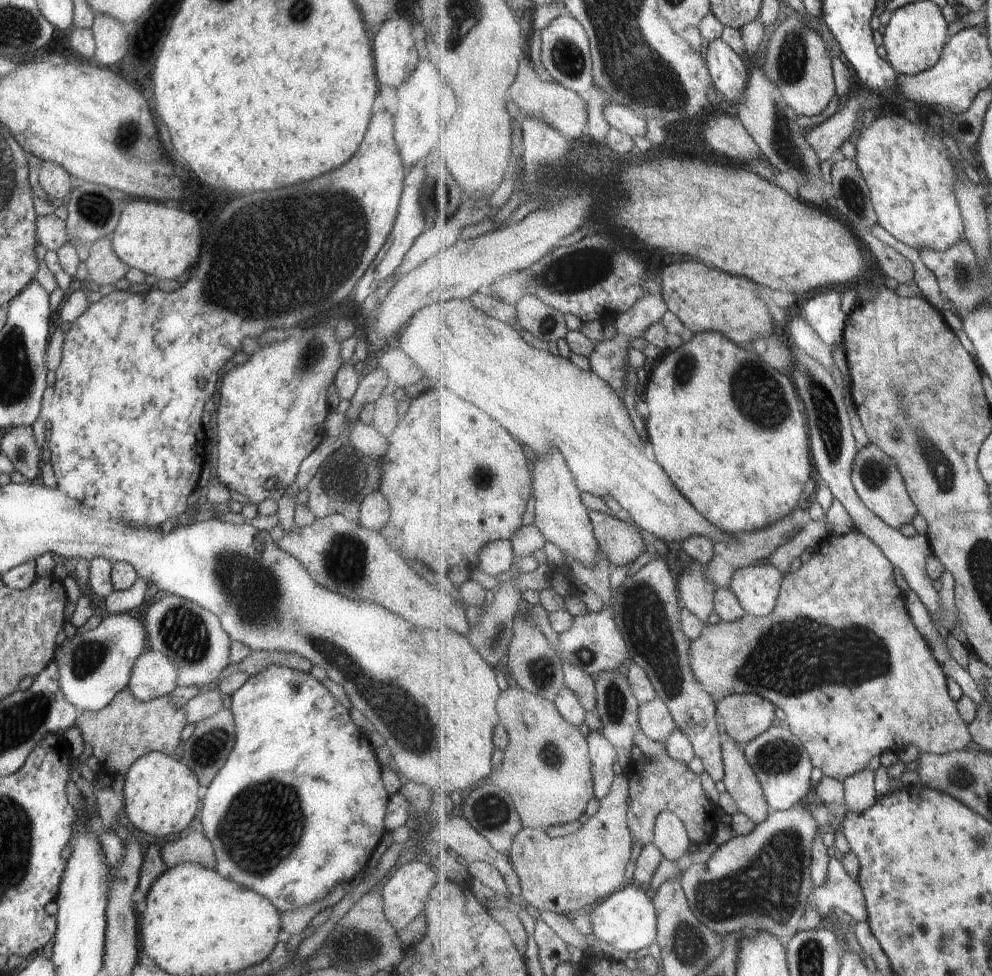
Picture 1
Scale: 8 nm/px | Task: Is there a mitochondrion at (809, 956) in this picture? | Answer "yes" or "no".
yes

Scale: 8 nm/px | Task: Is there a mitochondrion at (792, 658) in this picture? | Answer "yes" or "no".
yes

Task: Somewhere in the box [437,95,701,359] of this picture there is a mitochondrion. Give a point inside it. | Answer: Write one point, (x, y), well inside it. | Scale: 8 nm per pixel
(575, 274)

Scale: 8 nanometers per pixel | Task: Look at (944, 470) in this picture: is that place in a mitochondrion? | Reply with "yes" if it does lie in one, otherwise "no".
yes

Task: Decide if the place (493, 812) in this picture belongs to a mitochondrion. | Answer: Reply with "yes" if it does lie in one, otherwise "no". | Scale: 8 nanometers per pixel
yes

